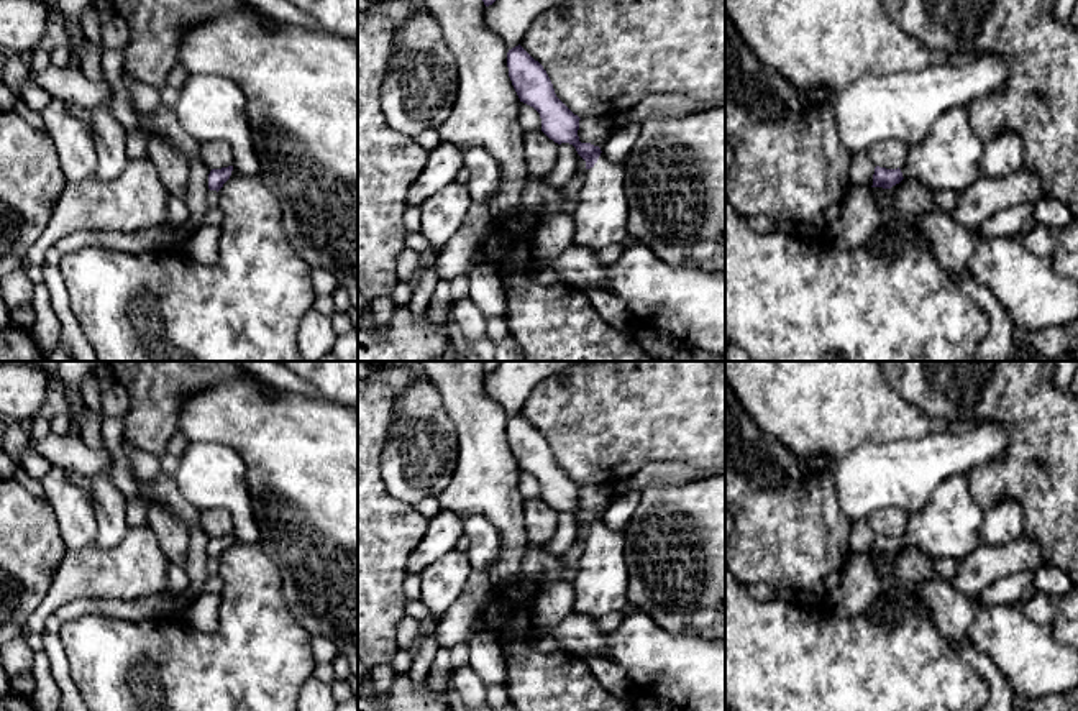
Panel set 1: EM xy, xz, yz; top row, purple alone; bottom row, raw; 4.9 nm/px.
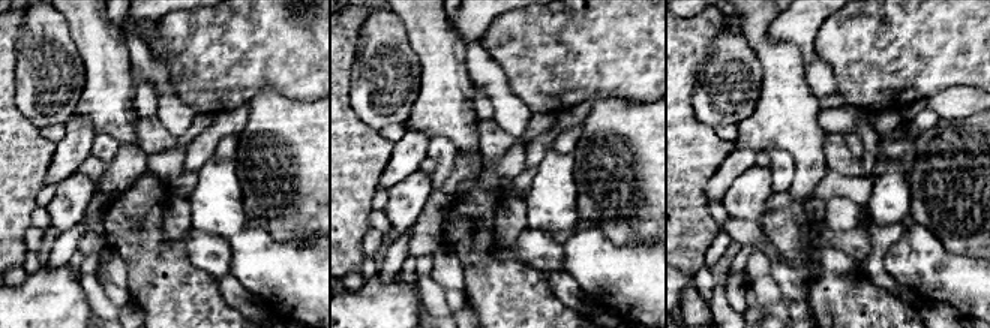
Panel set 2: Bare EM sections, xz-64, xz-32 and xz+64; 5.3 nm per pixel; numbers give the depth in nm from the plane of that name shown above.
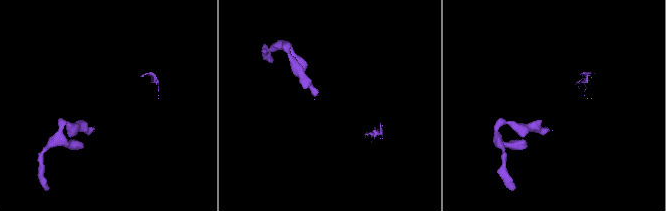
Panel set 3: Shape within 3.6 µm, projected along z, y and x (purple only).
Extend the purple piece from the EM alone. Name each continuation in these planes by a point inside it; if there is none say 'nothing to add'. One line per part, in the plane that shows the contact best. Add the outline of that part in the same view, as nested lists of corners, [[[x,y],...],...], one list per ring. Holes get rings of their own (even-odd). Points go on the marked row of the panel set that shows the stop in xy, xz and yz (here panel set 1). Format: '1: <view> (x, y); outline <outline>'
1: xz (599, 219); outline [[[602,153],[597,163],[584,171],[584,184],[578,194],[574,243],[587,250],[624,245],[627,230],[627,195],[624,166],[609,161]]]

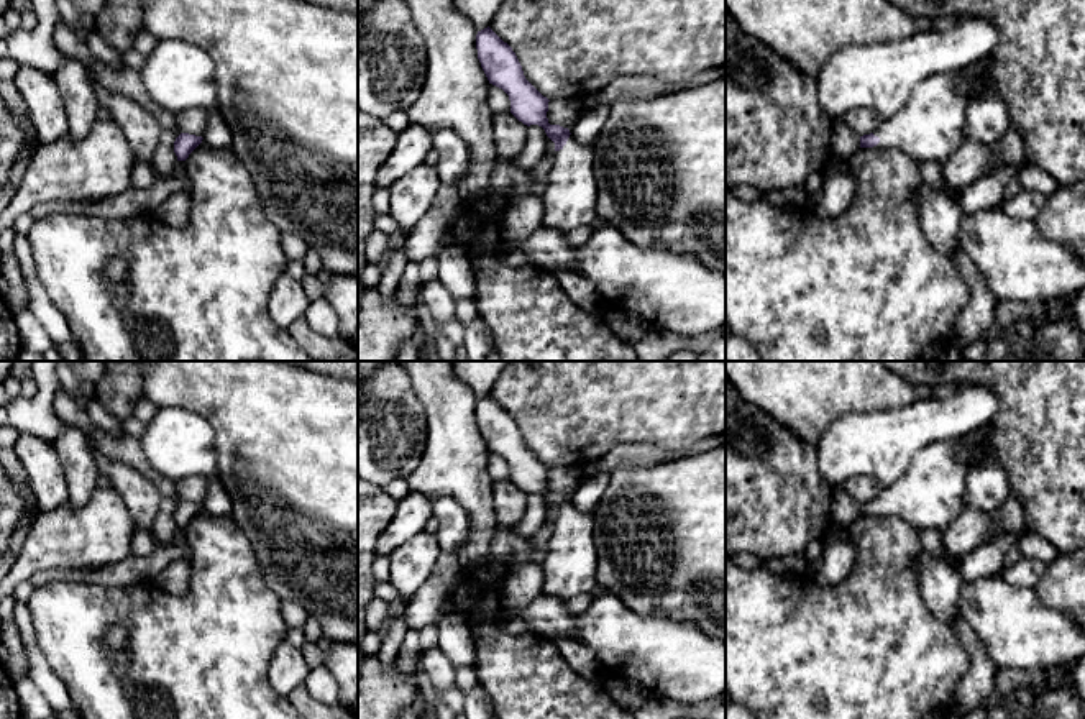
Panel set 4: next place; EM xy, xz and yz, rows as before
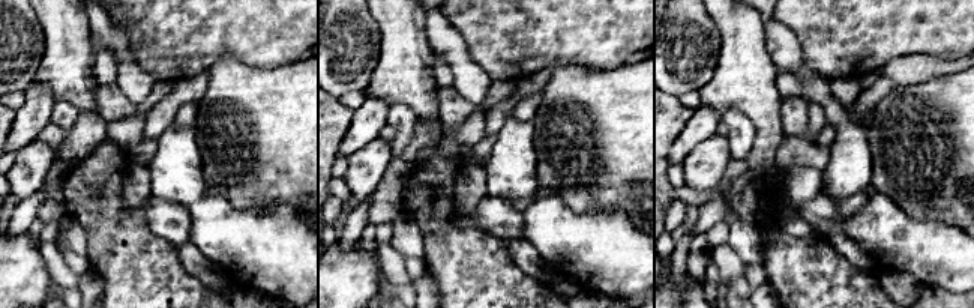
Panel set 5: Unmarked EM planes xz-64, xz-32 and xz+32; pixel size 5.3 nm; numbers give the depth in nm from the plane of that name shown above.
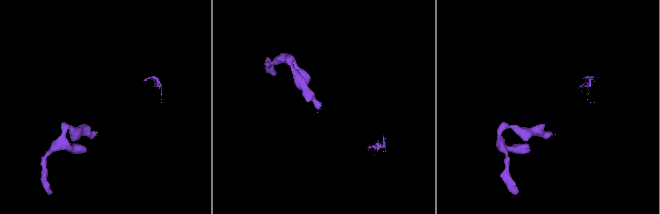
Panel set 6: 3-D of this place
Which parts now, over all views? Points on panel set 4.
1: xz (568, 201); outline [[[571,135],[566,144],[553,153],[553,166],[547,176],[543,225],[556,231],[593,227],[596,212],[596,177],[593,148],[578,143]]]

